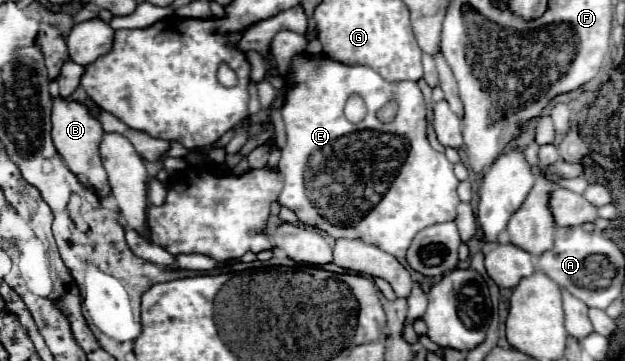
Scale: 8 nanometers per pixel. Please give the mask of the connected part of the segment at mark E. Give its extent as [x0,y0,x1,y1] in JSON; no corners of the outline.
[279,54,459,262]

